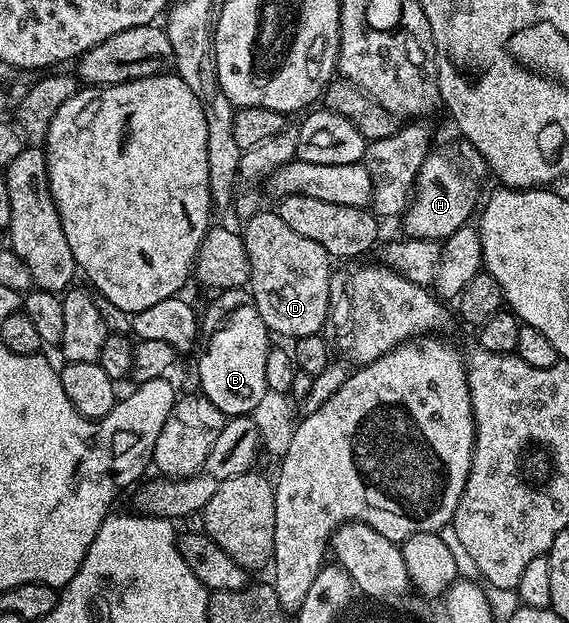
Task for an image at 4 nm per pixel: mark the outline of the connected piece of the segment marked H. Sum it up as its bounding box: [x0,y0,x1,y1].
[401,153,479,239]

